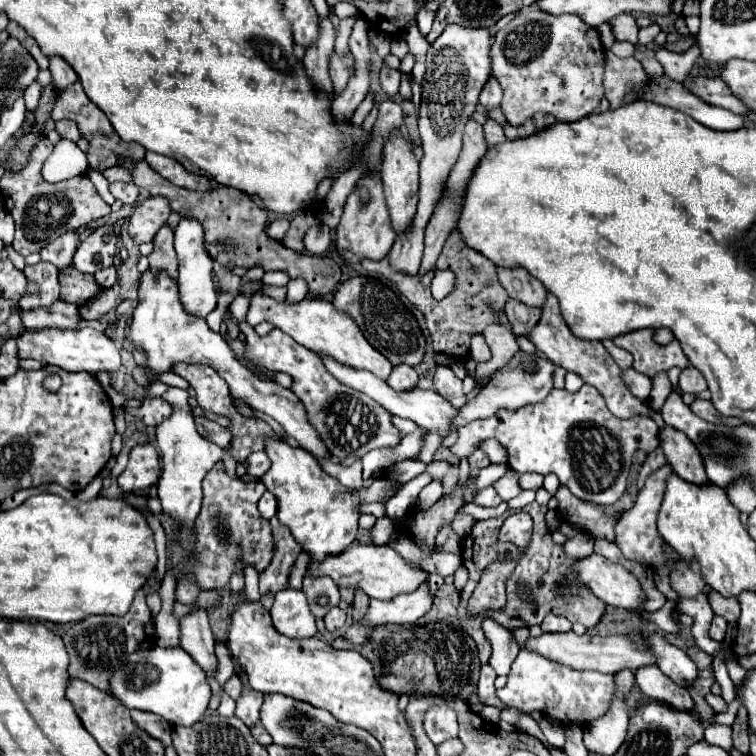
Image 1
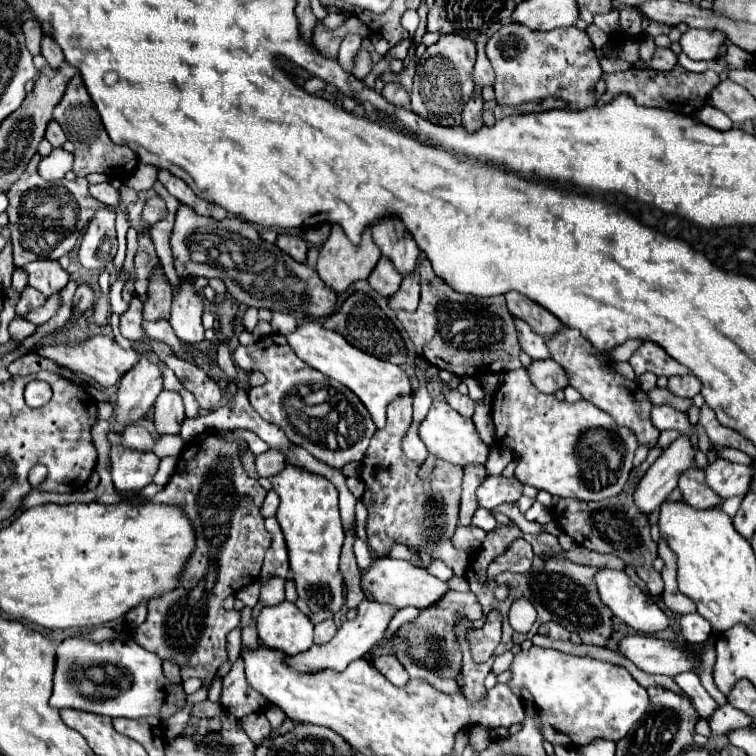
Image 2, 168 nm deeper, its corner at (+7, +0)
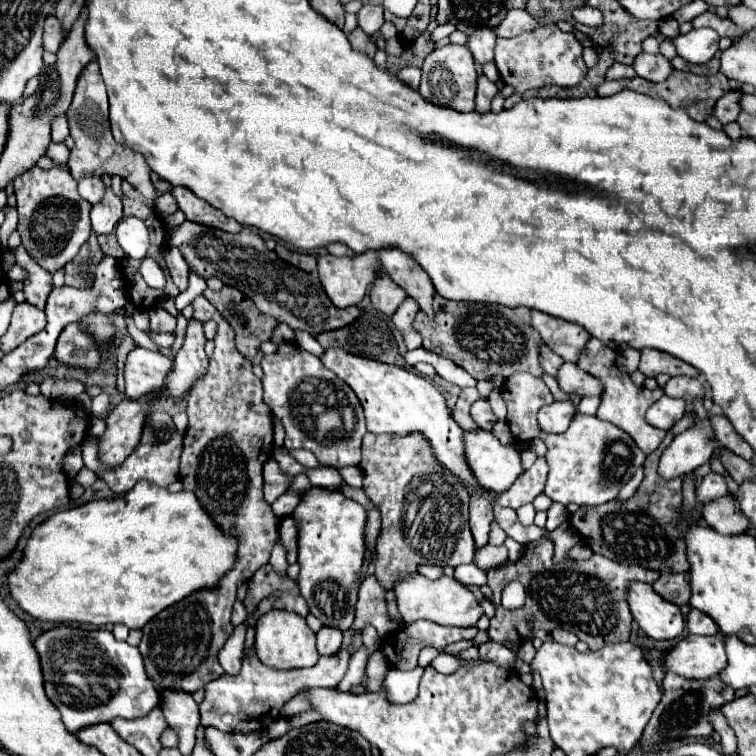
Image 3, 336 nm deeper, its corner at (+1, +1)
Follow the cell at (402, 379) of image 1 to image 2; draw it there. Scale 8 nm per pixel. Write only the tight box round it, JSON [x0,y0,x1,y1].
[363,391,469,577]

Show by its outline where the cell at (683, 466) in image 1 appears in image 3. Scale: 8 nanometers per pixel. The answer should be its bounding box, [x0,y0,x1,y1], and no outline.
[703,496,751,536]

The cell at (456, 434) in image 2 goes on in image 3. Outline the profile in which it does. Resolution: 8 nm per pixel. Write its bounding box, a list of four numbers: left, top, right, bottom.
[465,430,523,494]

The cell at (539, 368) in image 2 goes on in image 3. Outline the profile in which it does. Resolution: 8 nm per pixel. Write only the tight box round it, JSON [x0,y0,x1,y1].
[557,362,603,396]

